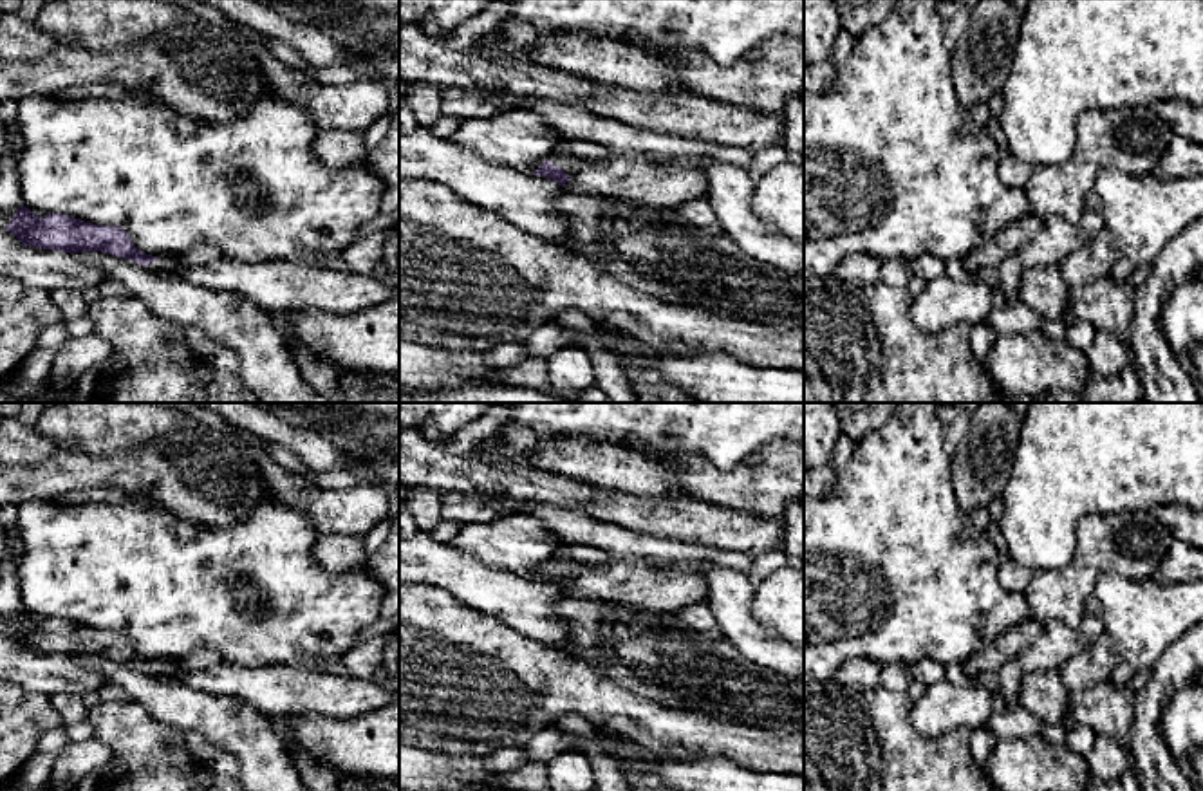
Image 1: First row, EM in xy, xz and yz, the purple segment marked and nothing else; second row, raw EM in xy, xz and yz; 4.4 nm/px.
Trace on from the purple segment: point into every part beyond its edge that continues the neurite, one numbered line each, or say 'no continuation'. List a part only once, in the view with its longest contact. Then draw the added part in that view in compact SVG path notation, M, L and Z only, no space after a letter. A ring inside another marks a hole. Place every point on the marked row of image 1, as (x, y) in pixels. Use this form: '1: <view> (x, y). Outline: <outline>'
1: xz (667, 181). Outline: M609 152L609 159L587 159L556 154L551 164L569 175L564 193L607 195L657 208L679 208L706 197L701 166L717 161L704 154L665 155L654 152Z

